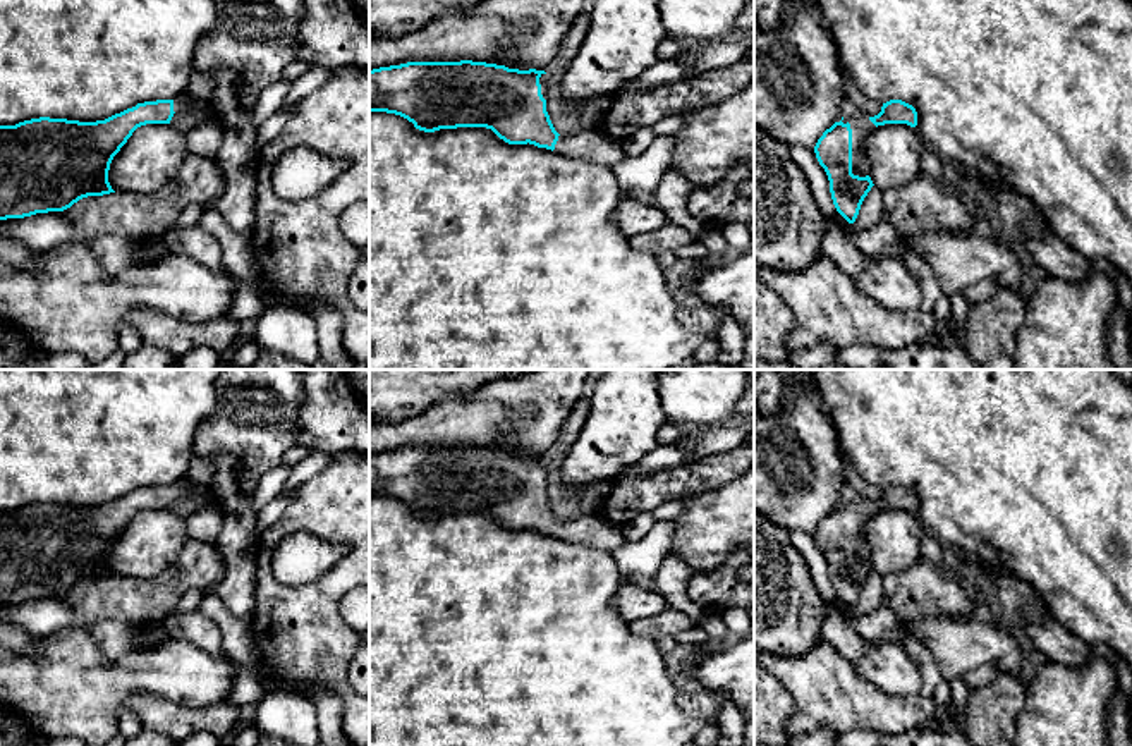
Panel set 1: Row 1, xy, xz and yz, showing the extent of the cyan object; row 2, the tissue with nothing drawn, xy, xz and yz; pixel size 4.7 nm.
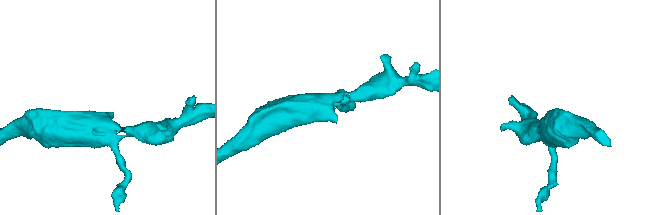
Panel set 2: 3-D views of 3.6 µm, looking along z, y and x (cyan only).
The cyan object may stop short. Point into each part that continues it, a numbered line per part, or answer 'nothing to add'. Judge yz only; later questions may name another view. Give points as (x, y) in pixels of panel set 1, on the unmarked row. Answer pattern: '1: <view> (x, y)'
1: yz (859, 507)

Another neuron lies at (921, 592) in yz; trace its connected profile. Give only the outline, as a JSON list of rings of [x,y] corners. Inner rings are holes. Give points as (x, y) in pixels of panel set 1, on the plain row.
[[[921,557],[904,572],[883,576],[885,603],[902,622],[929,617],[971,619],[976,598],[960,583]]]

